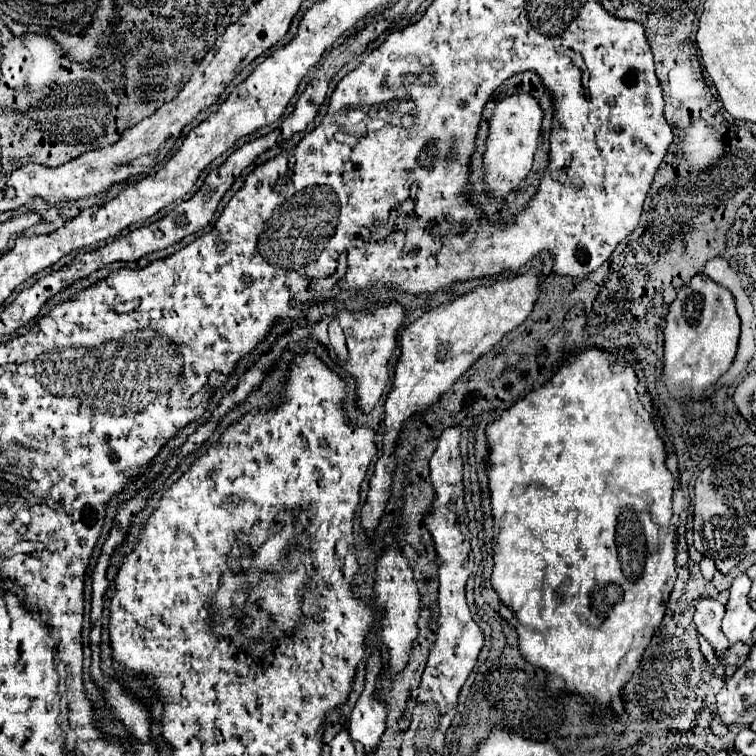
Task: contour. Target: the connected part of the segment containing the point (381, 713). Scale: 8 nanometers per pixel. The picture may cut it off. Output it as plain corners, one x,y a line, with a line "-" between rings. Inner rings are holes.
371,655
367,659
367,677
365,677
365,691
361,693
359,701
353,707
349,717
349,735
353,741
361,741
365,751
373,751
385,731
385,717
387,709
383,703
373,699
375,679
381,671
381,657

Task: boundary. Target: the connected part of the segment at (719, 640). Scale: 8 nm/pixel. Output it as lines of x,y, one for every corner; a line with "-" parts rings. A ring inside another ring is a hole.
701,597
697,601
697,611
695,611
695,625
699,633
709,641
709,645
715,649
715,653
725,659
725,651
729,651
729,641
725,639
721,631
721,619
725,613
725,605
711,597

